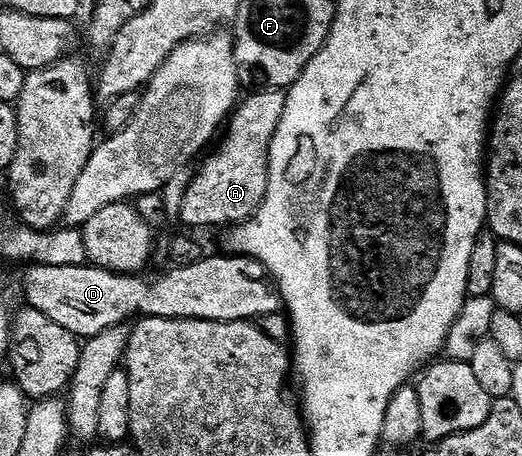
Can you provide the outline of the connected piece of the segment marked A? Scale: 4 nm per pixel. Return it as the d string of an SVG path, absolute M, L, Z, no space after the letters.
M257 89L238 102L220 136L221 144L219 139L216 146L204 156L205 164L196 168L189 182L183 197L180 222L185 222L189 227L225 229L253 218L267 193L271 141L275 137L275 129L279 129L283 121L285 96L286 92L281 89Z

